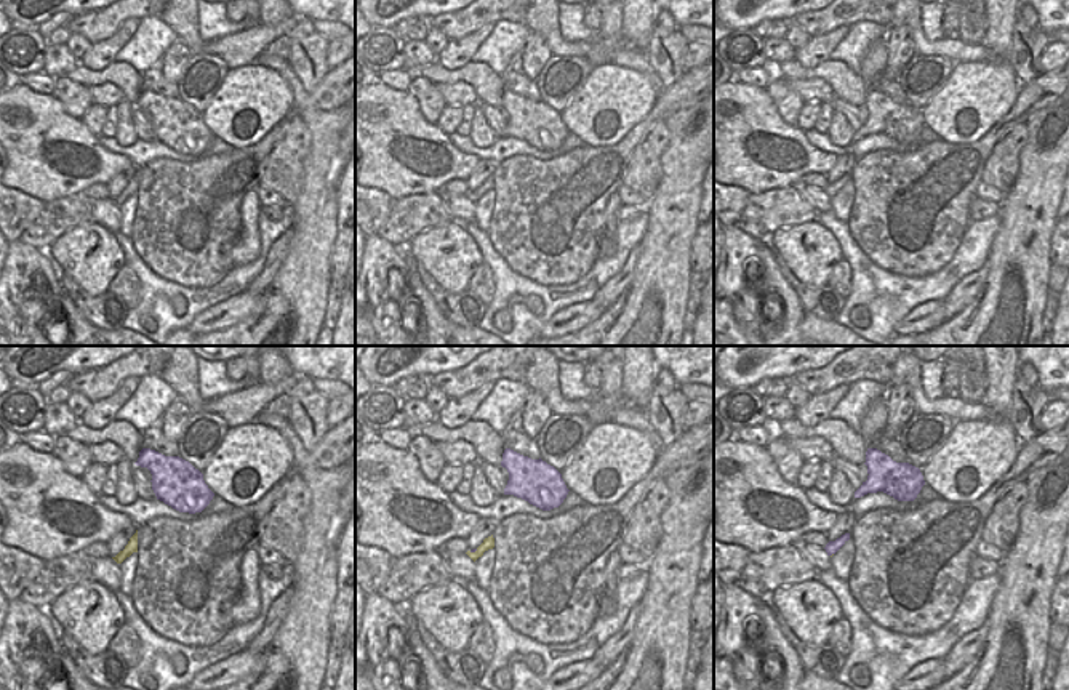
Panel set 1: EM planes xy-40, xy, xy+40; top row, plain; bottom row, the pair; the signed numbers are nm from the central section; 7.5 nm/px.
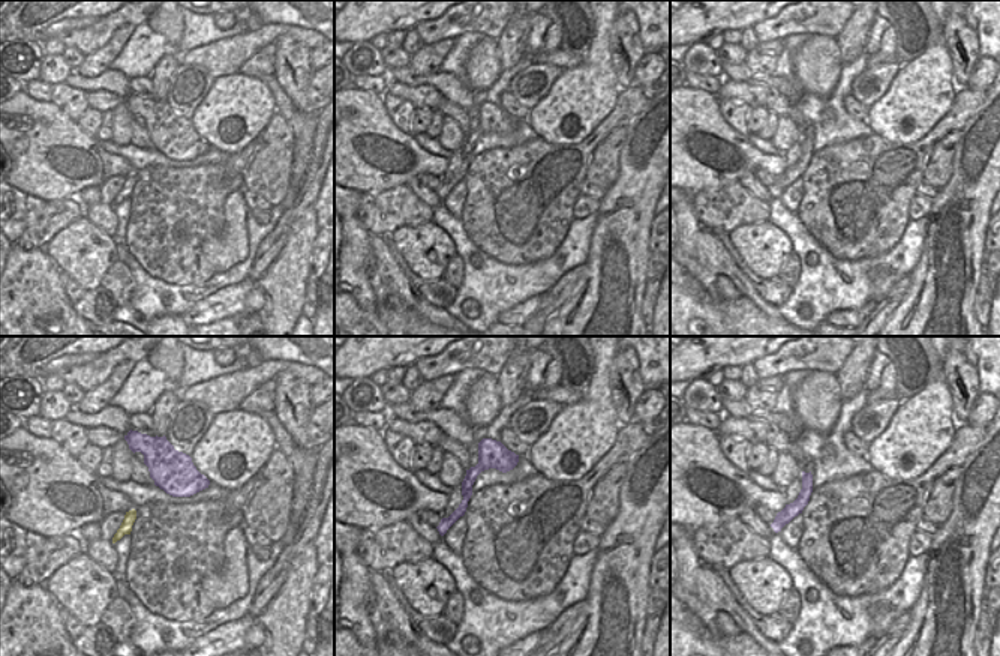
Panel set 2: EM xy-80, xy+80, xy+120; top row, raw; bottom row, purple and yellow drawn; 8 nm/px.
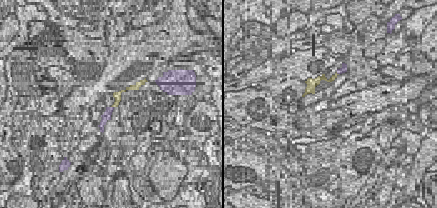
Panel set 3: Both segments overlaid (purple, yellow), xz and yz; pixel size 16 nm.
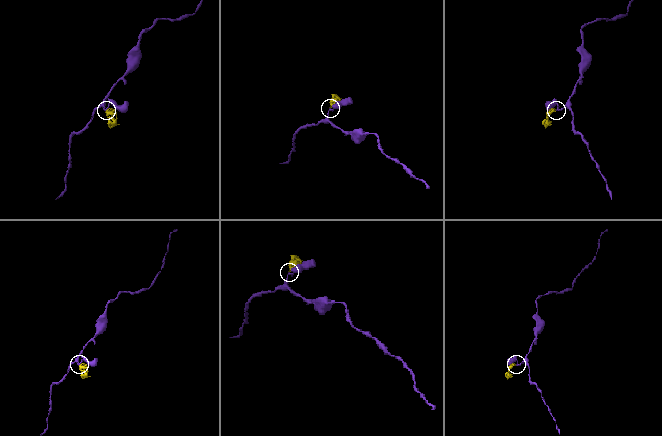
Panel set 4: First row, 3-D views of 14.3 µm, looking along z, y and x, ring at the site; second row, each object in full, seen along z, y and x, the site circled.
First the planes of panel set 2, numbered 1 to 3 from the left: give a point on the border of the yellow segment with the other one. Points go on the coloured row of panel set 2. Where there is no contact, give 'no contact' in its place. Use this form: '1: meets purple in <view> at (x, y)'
1: no contact
2: no contact
3: no contact

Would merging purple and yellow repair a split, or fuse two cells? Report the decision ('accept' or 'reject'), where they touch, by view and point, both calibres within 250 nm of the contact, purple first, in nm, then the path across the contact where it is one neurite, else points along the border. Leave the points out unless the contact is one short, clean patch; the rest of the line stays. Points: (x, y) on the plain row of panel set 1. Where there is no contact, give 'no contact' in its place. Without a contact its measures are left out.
reject; contact xy (472, 192); calibres 20 and 100 nm; border xy (477, 191), (469, 192)

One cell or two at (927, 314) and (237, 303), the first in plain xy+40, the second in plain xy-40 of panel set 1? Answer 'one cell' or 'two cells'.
one cell

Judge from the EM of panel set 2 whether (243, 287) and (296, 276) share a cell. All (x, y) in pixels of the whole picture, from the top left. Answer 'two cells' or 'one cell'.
two cells

